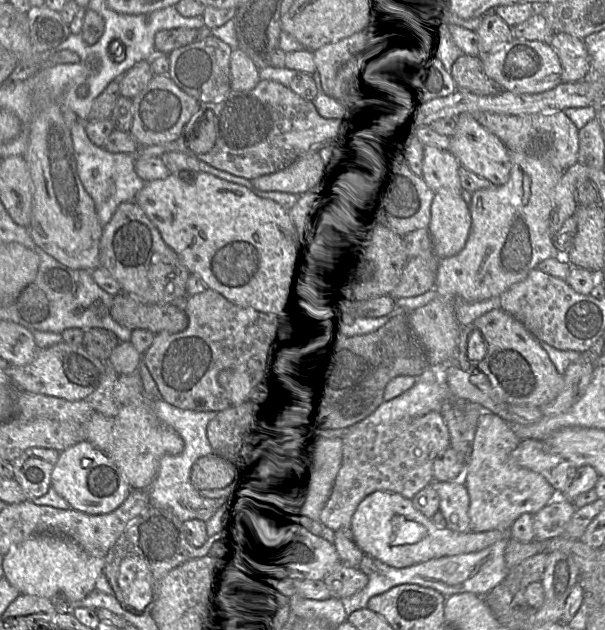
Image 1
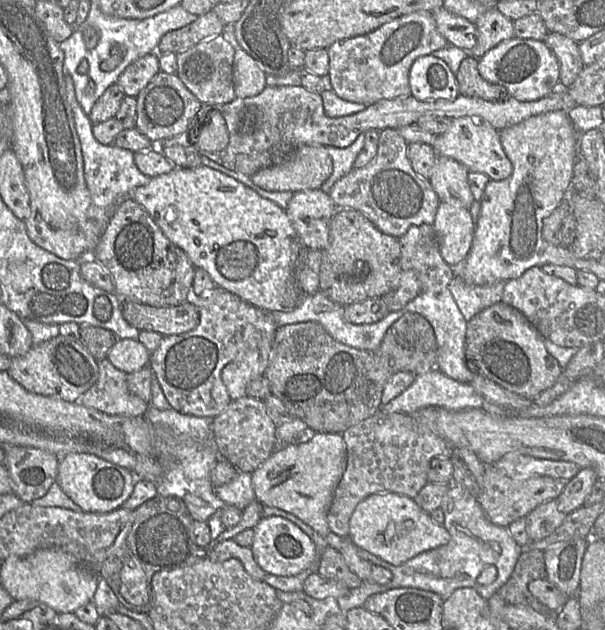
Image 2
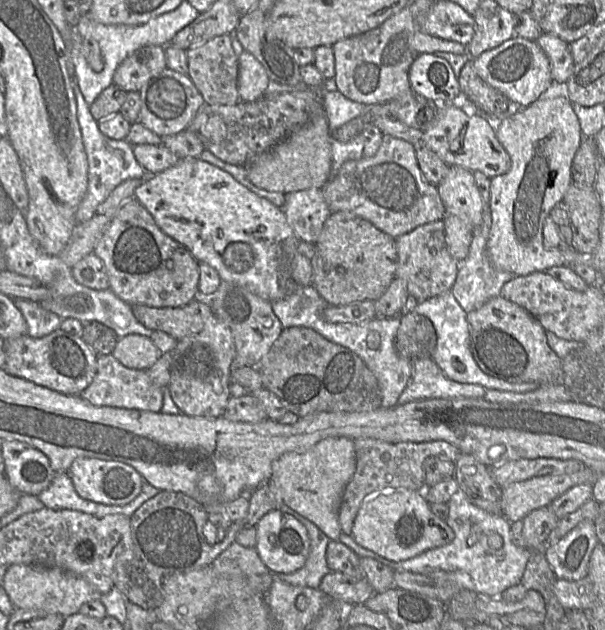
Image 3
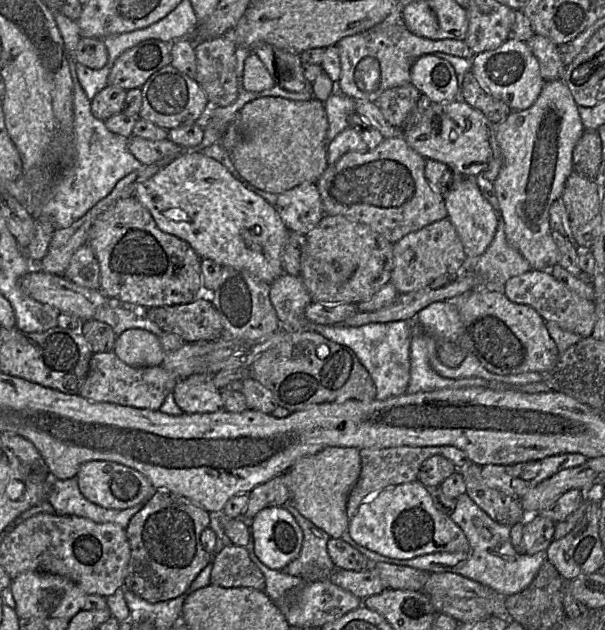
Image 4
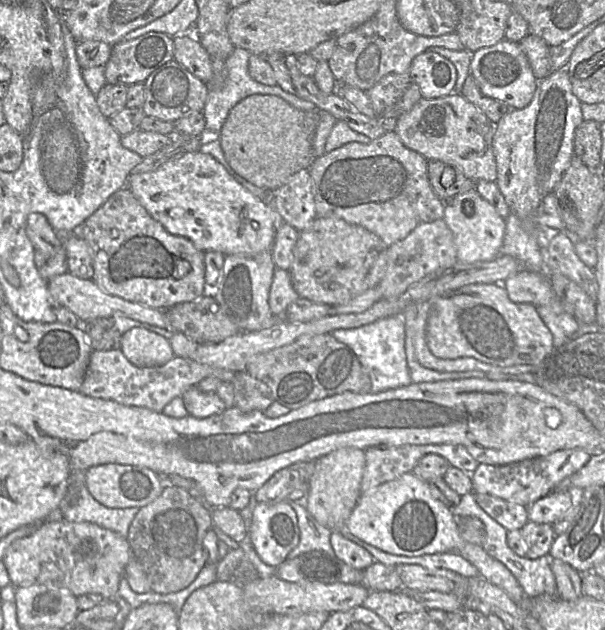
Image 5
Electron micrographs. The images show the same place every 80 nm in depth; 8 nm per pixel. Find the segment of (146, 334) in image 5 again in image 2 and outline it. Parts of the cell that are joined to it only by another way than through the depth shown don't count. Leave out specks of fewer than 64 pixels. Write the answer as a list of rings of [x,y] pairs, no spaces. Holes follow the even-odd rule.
[[[118,339],[107,358],[117,369],[129,374],[149,365],[151,352],[137,339]]]

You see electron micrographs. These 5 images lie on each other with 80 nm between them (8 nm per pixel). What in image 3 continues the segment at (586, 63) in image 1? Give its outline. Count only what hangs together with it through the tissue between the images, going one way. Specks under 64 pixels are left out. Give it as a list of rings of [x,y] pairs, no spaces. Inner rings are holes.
[[[542,33],[536,43],[549,59],[553,83],[565,84],[575,65],[569,43],[549,33]]]

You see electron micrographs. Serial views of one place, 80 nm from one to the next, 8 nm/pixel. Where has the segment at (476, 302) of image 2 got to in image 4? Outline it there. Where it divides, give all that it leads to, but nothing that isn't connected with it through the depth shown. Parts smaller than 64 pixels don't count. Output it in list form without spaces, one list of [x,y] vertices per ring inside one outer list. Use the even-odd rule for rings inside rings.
[[[498,216],[498,219],[499,221],[494,238],[485,252],[476,258],[466,257],[464,262],[464,269],[472,270],[479,276],[479,285],[476,289],[503,292],[504,285],[508,279],[533,270],[521,253],[507,242],[504,220],[501,216]]]

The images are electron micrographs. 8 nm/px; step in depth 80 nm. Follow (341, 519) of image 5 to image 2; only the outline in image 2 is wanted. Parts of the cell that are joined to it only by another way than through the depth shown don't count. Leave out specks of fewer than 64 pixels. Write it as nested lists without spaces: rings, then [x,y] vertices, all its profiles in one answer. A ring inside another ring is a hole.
[[[311,432],[310,436],[278,447],[251,473],[255,499],[264,506],[295,515],[325,538],[331,532],[327,521],[328,511],[346,464],[347,450],[341,433]]]

